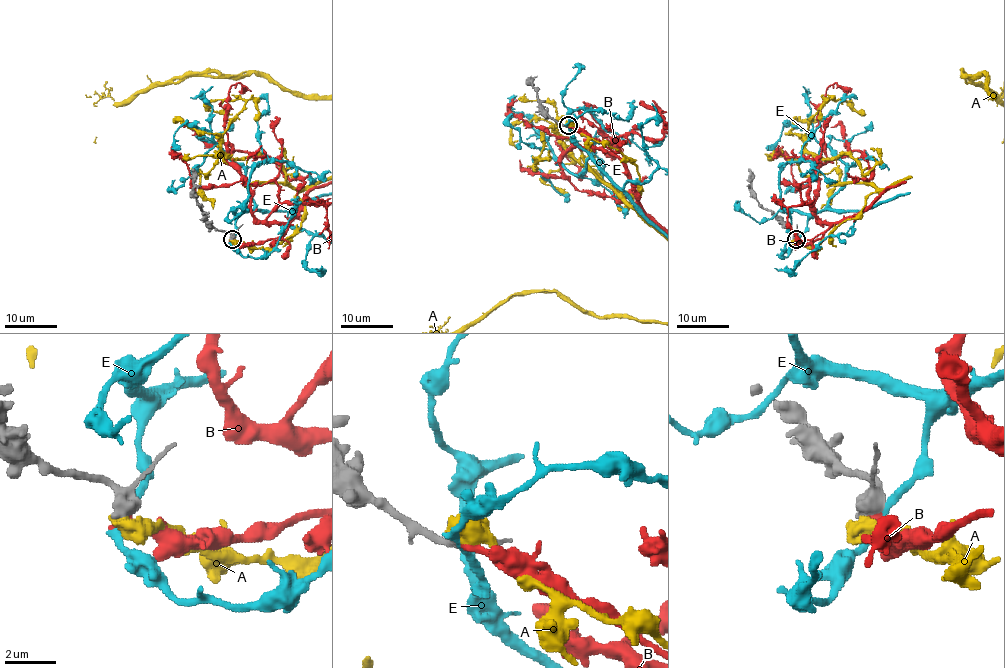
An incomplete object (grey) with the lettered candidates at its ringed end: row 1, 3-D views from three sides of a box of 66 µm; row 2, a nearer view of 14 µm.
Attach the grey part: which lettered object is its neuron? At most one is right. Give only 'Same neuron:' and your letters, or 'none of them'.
Same neuron: B

